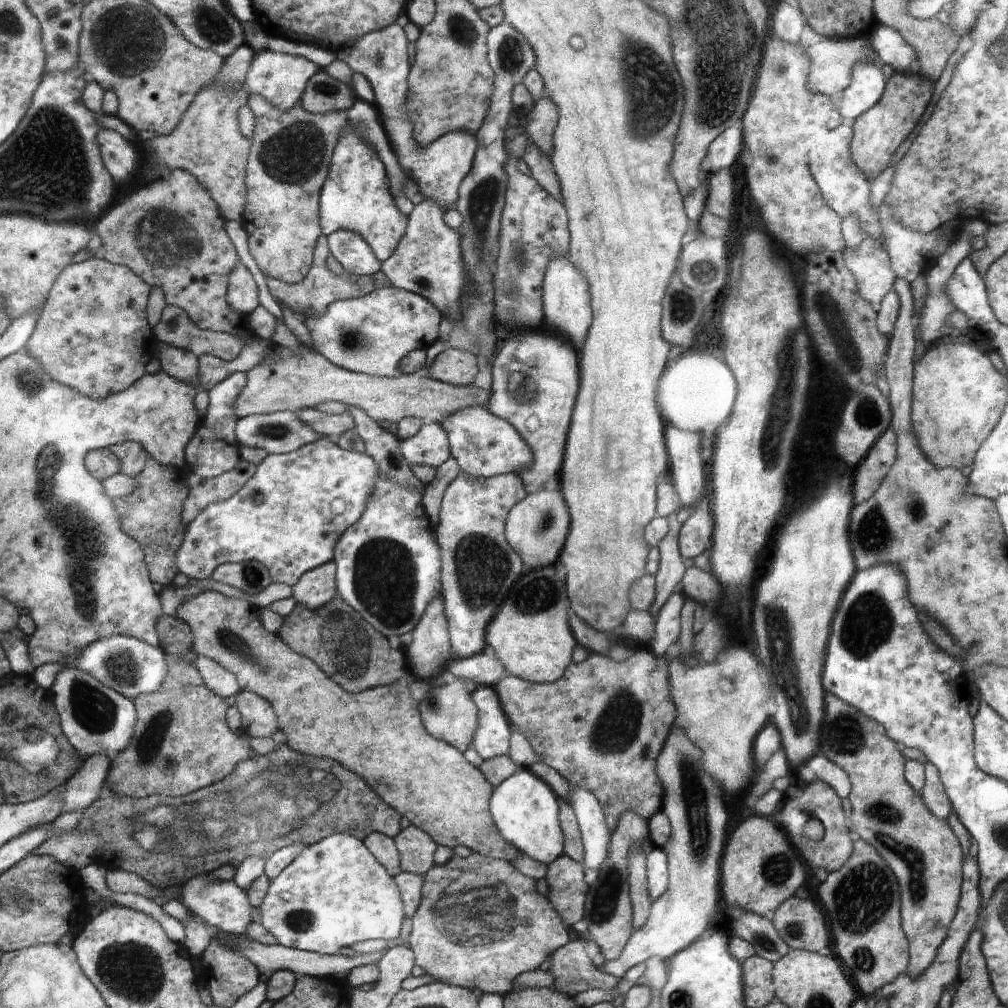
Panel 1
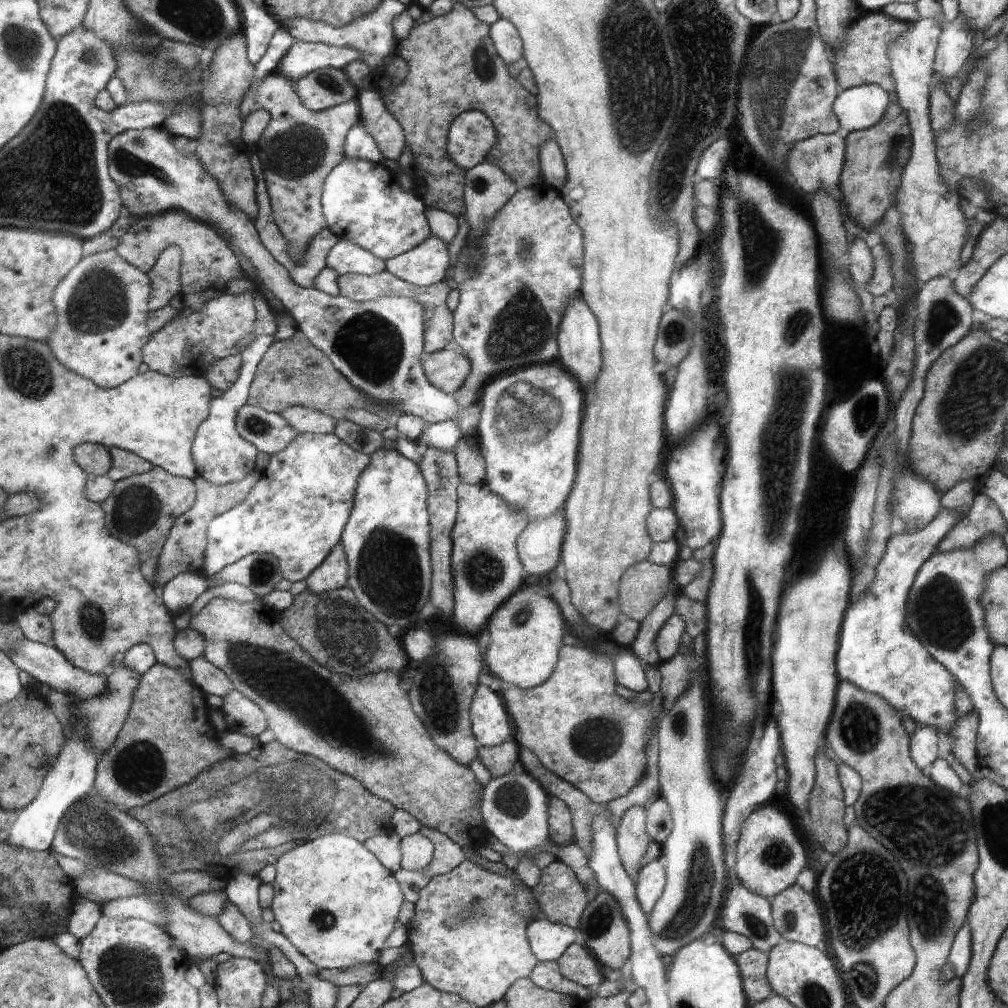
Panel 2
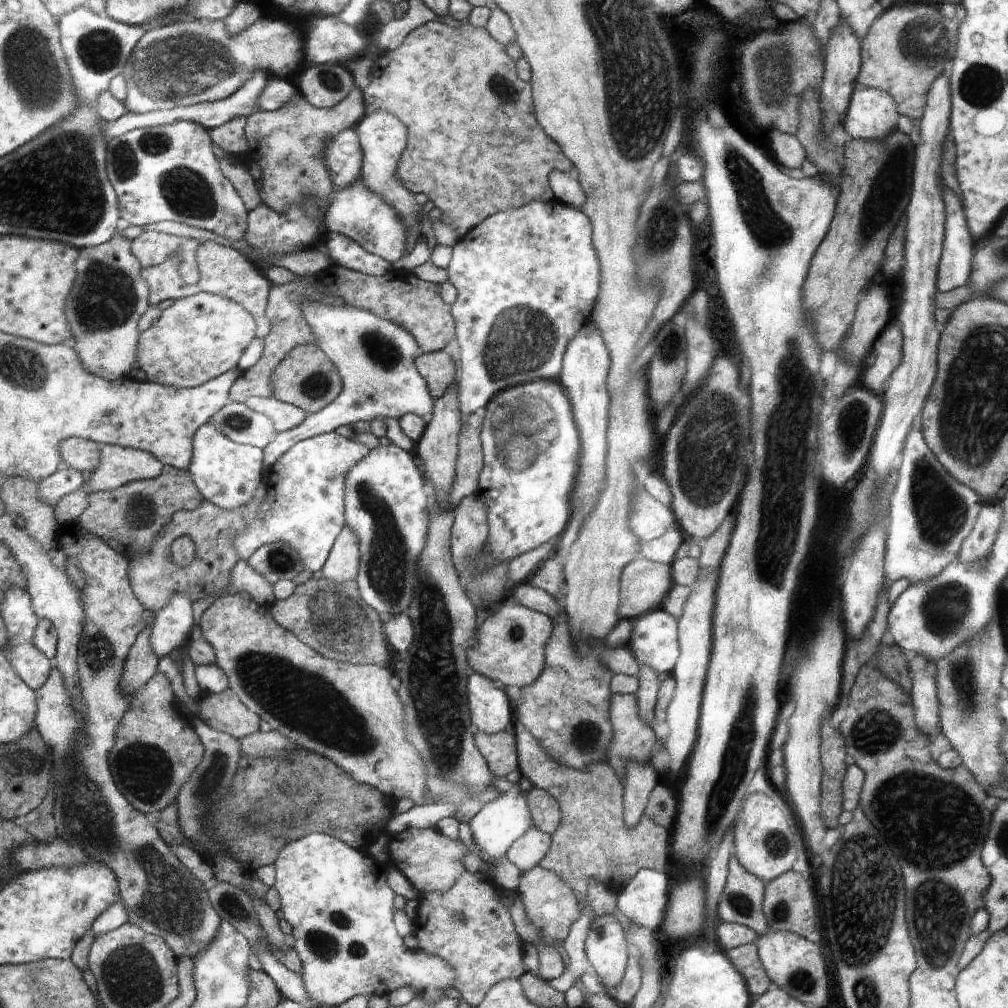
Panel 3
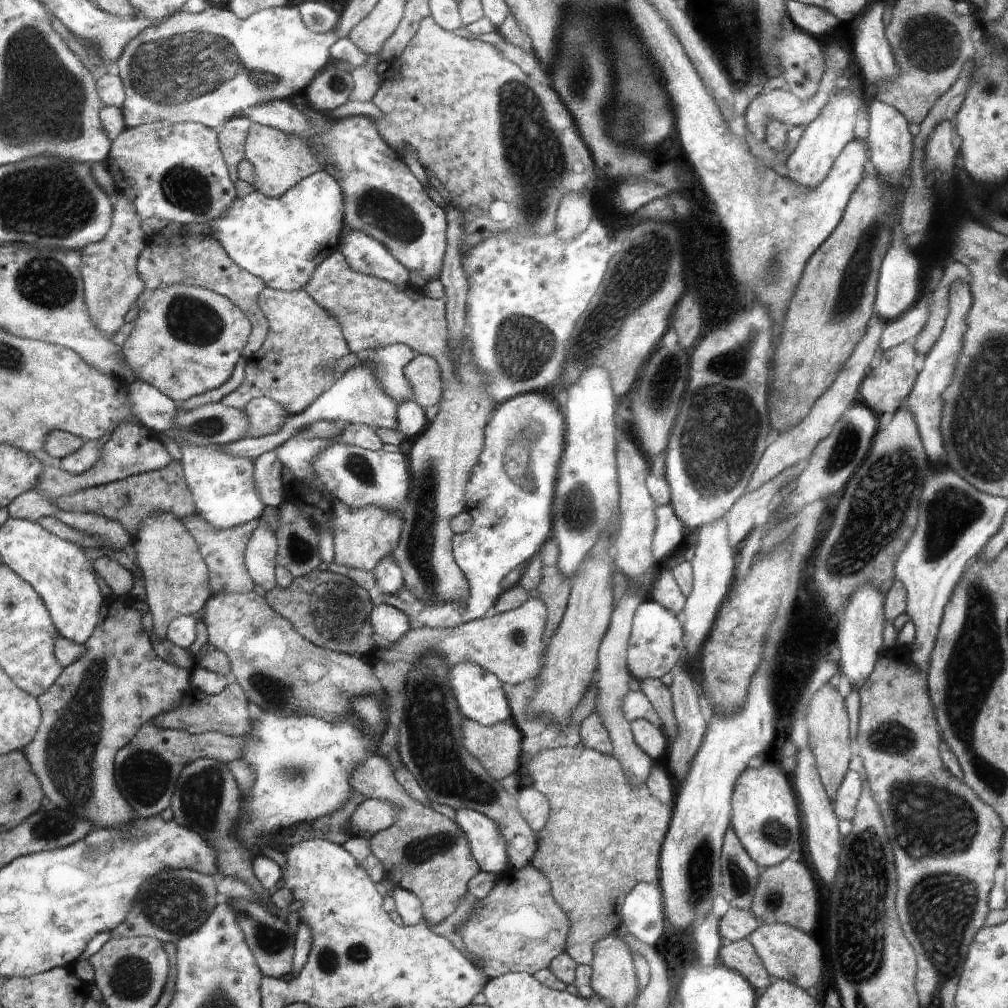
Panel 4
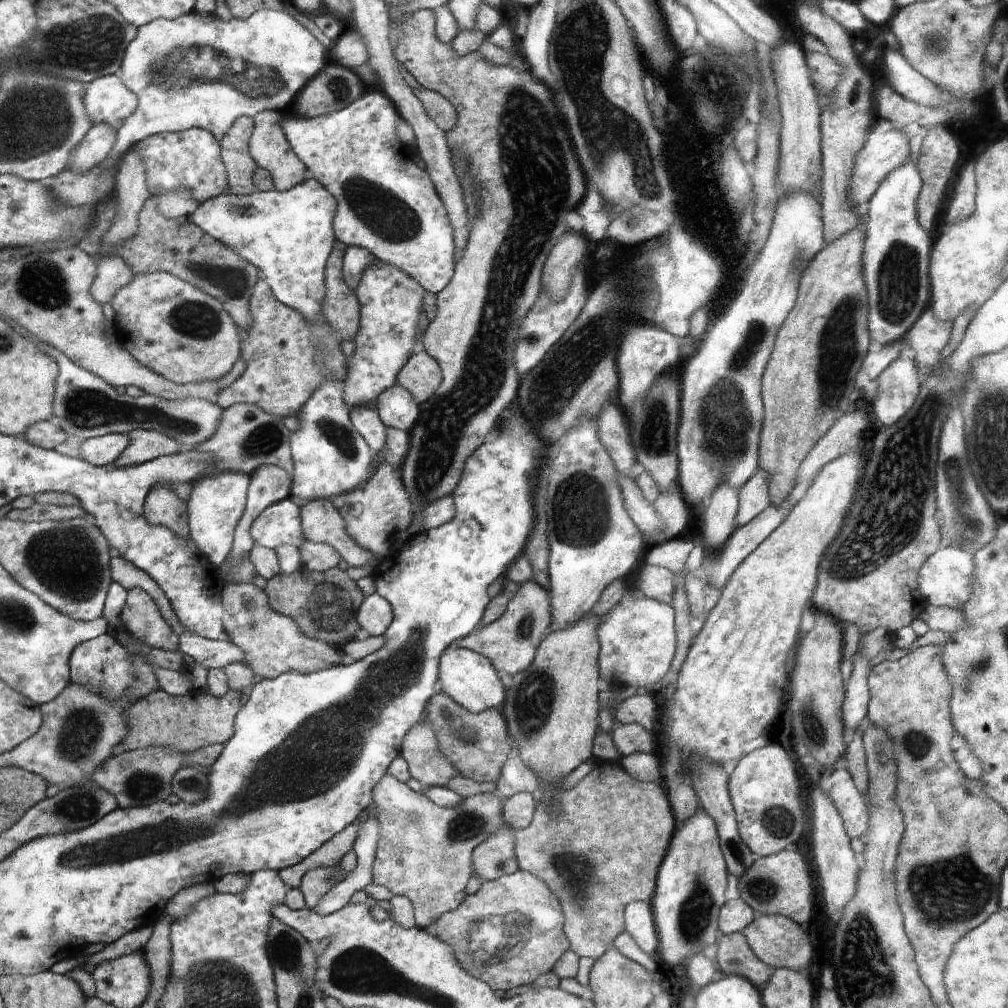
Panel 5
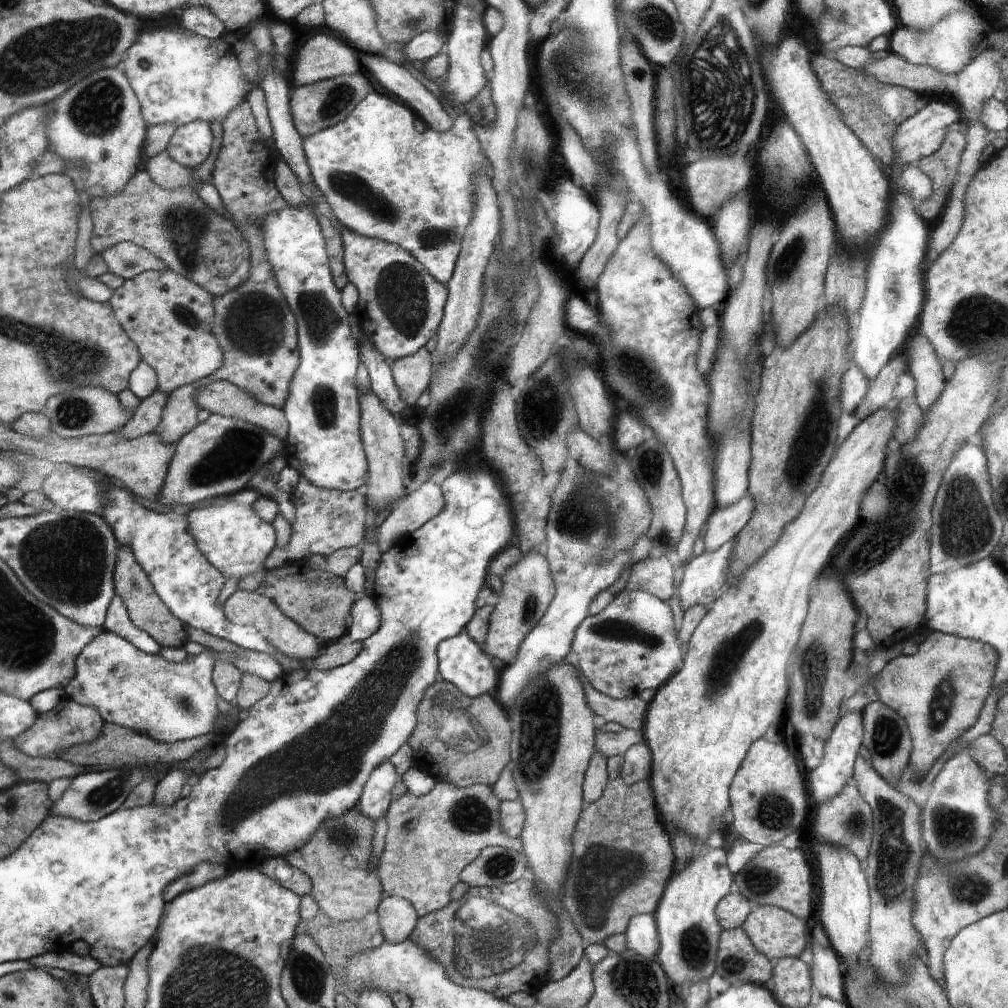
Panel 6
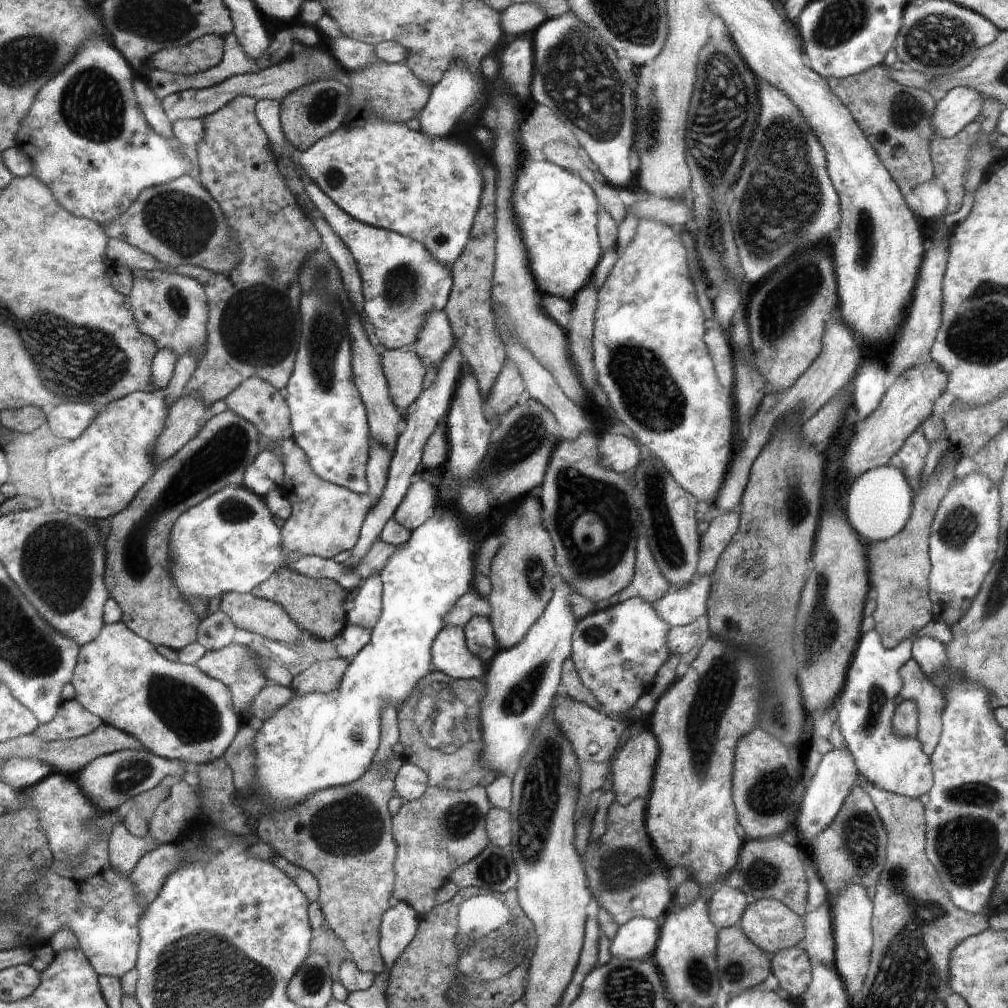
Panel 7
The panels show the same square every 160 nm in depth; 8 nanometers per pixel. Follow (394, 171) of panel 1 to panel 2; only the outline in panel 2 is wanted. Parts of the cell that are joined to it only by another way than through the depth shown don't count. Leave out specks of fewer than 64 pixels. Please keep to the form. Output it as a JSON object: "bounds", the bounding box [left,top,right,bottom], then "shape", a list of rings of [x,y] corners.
{"bounds":[345,121,386,163],"shape":[[[361,121],[348,130],[345,139],[345,157],[374,163],[382,163],[386,160]]]}

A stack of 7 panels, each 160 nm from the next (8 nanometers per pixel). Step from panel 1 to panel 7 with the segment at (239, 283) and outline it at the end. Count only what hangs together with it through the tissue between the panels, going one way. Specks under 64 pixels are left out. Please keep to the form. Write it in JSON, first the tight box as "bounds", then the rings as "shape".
{"bounds":[129,268,209,359],"shape":[[[158,268],[151,271],[132,269],[131,273],[133,288],[129,294],[129,310],[132,310],[138,330],[154,339],[158,349],[167,348],[177,357],[182,353],[194,353],[201,359],[208,346],[209,305],[205,287],[188,275]]]}

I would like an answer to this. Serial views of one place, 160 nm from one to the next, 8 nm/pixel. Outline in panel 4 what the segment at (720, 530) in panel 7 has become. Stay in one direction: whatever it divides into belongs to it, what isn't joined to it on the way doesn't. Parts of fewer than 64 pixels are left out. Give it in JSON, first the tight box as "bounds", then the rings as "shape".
{"bounds":[746,310,886,494],"shape":[[[874,310],[867,331],[860,339],[845,367],[838,373],[833,385],[814,403],[813,409],[808,413],[806,419],[800,421],[796,428],[791,427],[786,431],[780,432],[777,438],[764,450],[760,464],[757,466],[756,472],[753,473],[752,480],[749,481],[746,494],[758,490],[760,485],[765,484],[765,482],[772,481],[783,470],[808,462],[815,446],[832,432],[844,412],[857,402],[856,394],[858,394],[858,388],[860,388],[864,377],[870,369],[870,361],[879,349],[879,338],[885,324],[886,322],[879,319]]]}

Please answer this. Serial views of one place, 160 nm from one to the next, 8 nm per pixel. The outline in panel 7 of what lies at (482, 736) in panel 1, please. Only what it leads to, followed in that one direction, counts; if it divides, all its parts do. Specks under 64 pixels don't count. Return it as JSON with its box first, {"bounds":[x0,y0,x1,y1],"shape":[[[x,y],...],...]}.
{"bounds":[431,624,483,680],"shape":[[[446,624],[432,642],[431,662],[450,678],[483,680],[482,661],[470,652],[465,638],[463,627]]]}

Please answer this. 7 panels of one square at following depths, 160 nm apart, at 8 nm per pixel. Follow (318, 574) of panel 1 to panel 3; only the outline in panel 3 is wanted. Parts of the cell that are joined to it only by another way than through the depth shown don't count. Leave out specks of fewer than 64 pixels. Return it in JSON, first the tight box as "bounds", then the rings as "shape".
{"bounds":[322,527,360,584],"shape":[[[346,527],[337,538],[325,566],[322,566],[323,578],[339,584],[355,581],[360,573],[360,557],[360,539],[352,528]]]}

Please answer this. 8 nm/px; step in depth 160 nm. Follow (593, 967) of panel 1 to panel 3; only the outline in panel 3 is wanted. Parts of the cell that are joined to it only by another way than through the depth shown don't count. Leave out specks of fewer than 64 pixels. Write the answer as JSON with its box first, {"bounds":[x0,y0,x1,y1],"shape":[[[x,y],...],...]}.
{"bounds":[517,727,668,993],"shape":[[[524,727],[518,730],[517,746],[520,756],[519,772],[524,783],[548,792],[561,806],[561,826],[556,833],[550,835],[553,846],[540,866],[556,872],[566,882],[566,886],[576,894],[580,908],[580,916],[572,924],[564,941],[569,960],[565,973],[549,982],[554,990],[566,993],[591,968],[589,956],[585,952],[585,942],[596,918],[586,900],[590,880],[598,880],[610,890],[622,893],[622,888],[632,881],[630,878],[637,877],[643,869],[667,869],[668,832],[646,814],[640,818],[636,828],[626,826],[624,787],[616,772],[606,762],[598,762],[592,770],[572,770],[562,766]]]}

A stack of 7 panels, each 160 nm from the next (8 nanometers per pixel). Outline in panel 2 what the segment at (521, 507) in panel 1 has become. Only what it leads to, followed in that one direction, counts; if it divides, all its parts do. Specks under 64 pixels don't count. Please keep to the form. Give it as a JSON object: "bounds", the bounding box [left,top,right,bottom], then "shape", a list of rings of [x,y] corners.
{"bounds":[517,510,564,576],"shape":[[[564,510],[548,520],[530,522],[530,526],[522,530],[521,537],[517,539],[517,552],[525,564],[526,574],[544,576],[556,568],[561,558],[564,532]]]}

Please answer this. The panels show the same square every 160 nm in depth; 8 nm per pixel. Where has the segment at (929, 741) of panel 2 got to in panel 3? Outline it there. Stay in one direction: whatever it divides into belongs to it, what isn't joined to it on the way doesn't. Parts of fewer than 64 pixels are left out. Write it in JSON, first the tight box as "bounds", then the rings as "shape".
{"bounds":[908,656,938,734],"shape":[[[914,656],[908,662],[912,672],[912,706],[918,730],[934,734],[938,726],[938,698],[935,662],[924,656]]]}

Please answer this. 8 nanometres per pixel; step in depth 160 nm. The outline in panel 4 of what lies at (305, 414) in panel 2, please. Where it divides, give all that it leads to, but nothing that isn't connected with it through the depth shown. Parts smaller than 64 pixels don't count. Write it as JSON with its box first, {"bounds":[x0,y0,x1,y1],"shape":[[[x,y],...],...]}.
{"bounds":[243,397,290,437],"shape":[[[268,397],[253,398],[243,411],[248,417],[249,424],[246,437],[261,437],[277,433],[290,416],[281,404]]]}

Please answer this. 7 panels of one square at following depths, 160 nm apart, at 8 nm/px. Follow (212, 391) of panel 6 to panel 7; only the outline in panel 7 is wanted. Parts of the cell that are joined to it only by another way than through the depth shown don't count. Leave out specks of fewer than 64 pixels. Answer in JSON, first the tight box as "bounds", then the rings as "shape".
{"bounds":[225,377,293,442],"shape":[[[250,377],[237,389],[234,389],[225,400],[228,409],[232,409],[253,423],[258,432],[268,440],[276,442],[293,436],[292,415],[289,411],[288,401],[283,395],[283,391],[279,391],[277,387],[272,386],[265,379]]]}

